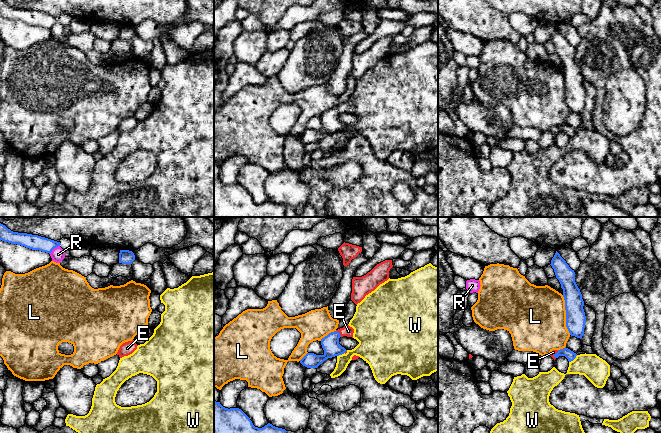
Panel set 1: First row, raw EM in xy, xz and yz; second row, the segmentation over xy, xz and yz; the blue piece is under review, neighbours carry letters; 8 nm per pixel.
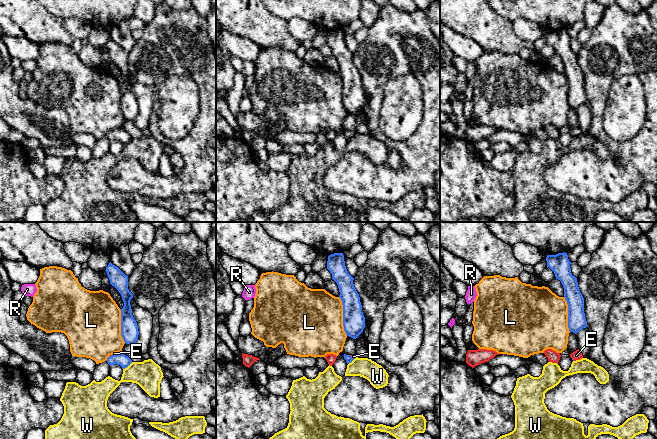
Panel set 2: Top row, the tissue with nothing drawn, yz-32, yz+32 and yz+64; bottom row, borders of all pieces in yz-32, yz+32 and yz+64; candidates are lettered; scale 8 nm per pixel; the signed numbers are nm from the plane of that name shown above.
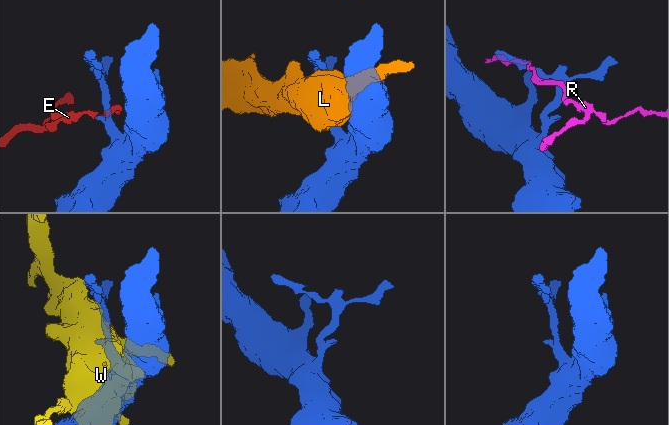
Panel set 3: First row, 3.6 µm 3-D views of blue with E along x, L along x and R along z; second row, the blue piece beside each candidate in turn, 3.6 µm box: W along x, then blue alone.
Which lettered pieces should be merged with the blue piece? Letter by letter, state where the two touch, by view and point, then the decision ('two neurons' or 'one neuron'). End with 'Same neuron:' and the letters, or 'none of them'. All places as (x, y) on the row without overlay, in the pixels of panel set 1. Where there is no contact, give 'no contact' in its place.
E: xz (338, 108) | one neuron
L: yz (566, 91) | two neurons
R: xy (54, 23) | two neurons
W: yz (573, 135) | two neurons
Same neuron: E

